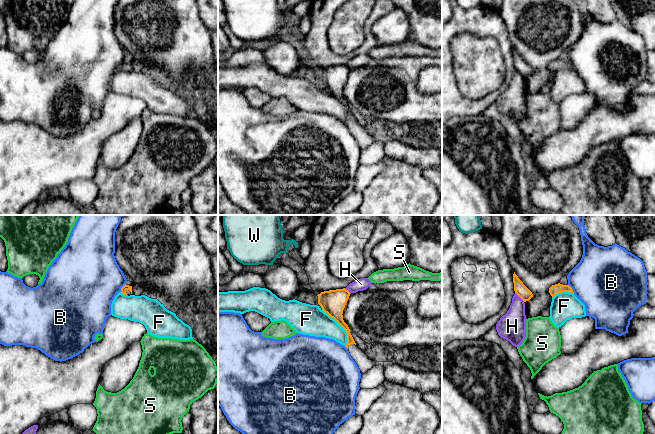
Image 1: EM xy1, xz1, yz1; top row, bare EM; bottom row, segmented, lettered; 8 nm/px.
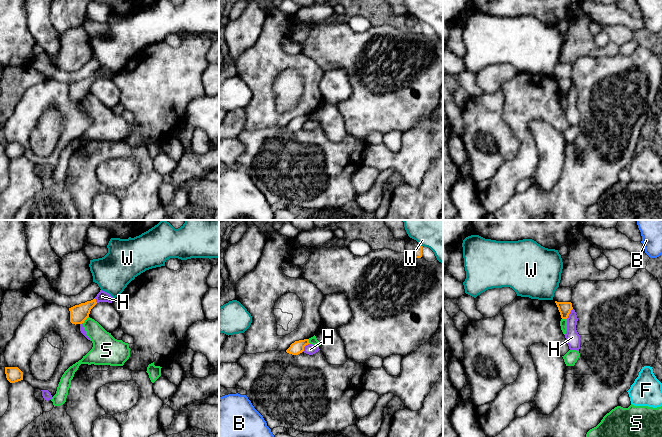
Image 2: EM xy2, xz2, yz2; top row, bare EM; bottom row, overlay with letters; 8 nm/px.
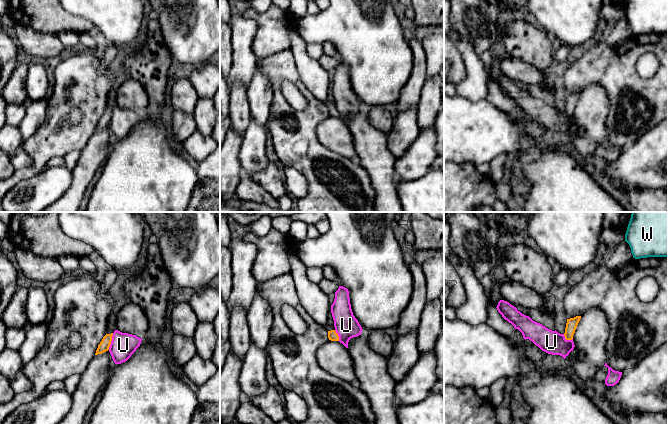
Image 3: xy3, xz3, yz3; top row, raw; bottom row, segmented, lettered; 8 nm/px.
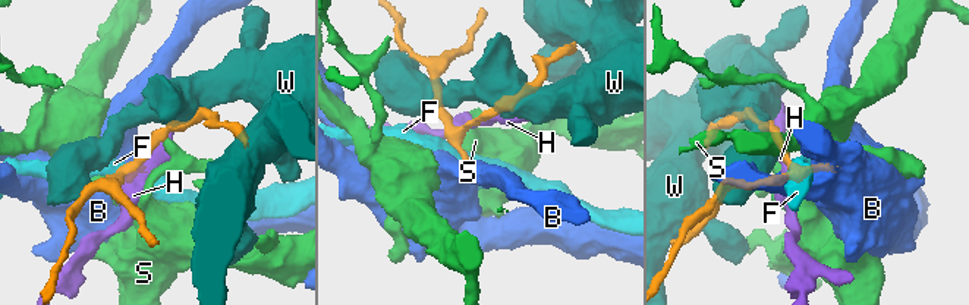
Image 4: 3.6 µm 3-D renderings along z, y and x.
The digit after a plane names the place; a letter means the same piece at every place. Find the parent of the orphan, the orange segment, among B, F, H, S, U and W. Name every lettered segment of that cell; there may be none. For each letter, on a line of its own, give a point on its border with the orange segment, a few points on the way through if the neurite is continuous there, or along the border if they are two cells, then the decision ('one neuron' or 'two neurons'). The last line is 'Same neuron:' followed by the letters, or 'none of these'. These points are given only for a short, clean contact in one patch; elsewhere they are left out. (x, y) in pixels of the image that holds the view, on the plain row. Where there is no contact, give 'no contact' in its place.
B: meets orange in yz1 at (571, 65); border along yz1 (568, 60), (574, 69); two neurons
F: meets orange in xz1 at (341, 102); border along xz1 (322, 85), (345, 107), (345, 122); two neurons
H: meets orange in xz2 at (304, 122); two neurons
S: meets orange in xy2 at (85, 95); border along xy2 (88, 92), (83, 99); two neurons
U: meets orange in xy3 at (111, 116); border along xy3 (113, 109), (108, 125); two neurons
W: meets orange in xz2 at (419, 21); two neurons
Same neuron: none of these

